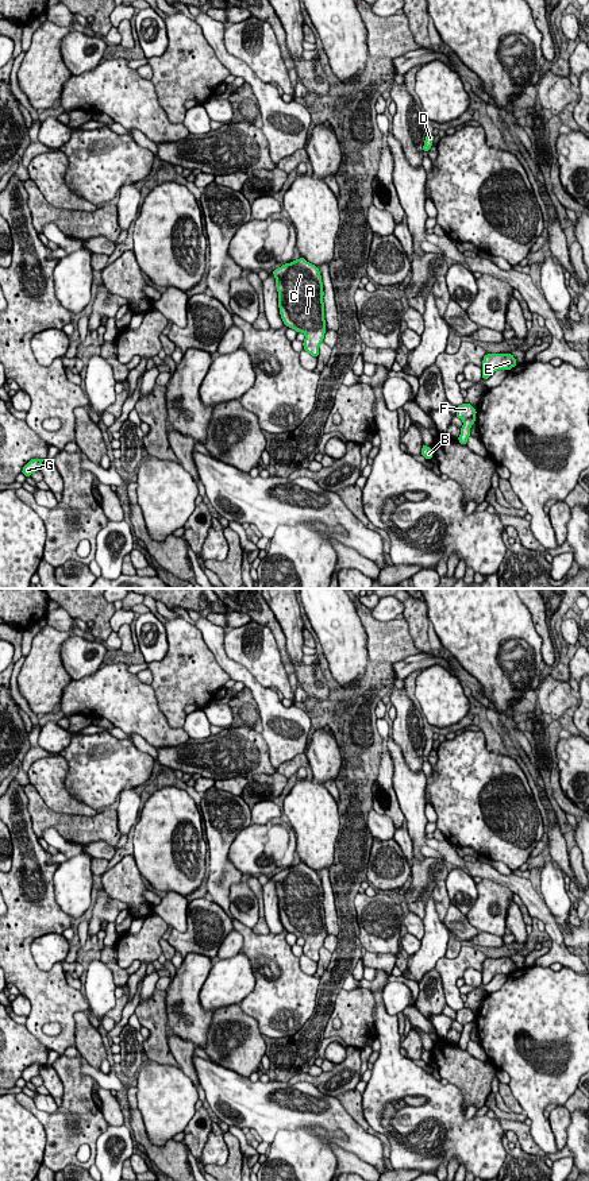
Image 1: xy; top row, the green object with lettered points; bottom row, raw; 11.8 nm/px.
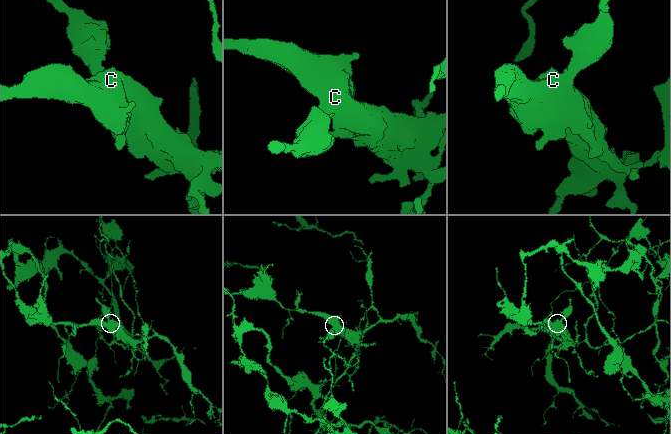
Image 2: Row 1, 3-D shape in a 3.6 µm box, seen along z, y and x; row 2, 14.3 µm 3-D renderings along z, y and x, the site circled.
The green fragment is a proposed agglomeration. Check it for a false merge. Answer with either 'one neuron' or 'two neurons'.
two neurons

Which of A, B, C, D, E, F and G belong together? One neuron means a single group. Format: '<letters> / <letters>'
A B C D E G / F

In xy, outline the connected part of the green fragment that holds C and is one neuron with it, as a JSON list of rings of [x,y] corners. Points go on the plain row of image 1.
[[[301,861],[273,875],[273,880],[284,929],[303,937],[304,956],[317,962],[326,938],[324,896],[317,871]]]

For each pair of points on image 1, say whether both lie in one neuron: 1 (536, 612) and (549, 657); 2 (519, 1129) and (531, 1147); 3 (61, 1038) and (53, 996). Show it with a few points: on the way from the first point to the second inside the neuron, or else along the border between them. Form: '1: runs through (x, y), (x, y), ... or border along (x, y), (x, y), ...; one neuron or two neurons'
1: runs through (539, 622), (547, 636), (549, 647); one neuron
2: runs through (523, 1133), (527, 1143); one neuron
3: runs through (65, 1027), (65, 1017), (61, 1007); one neuron

